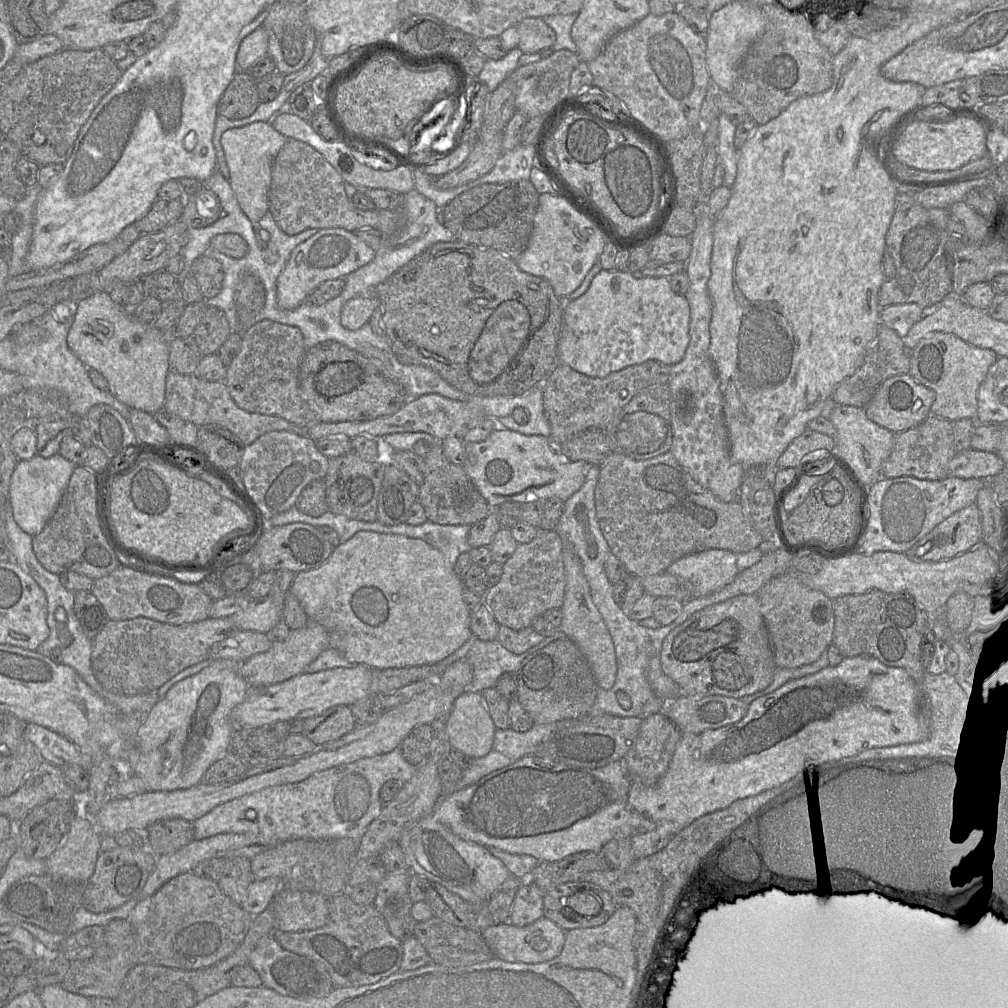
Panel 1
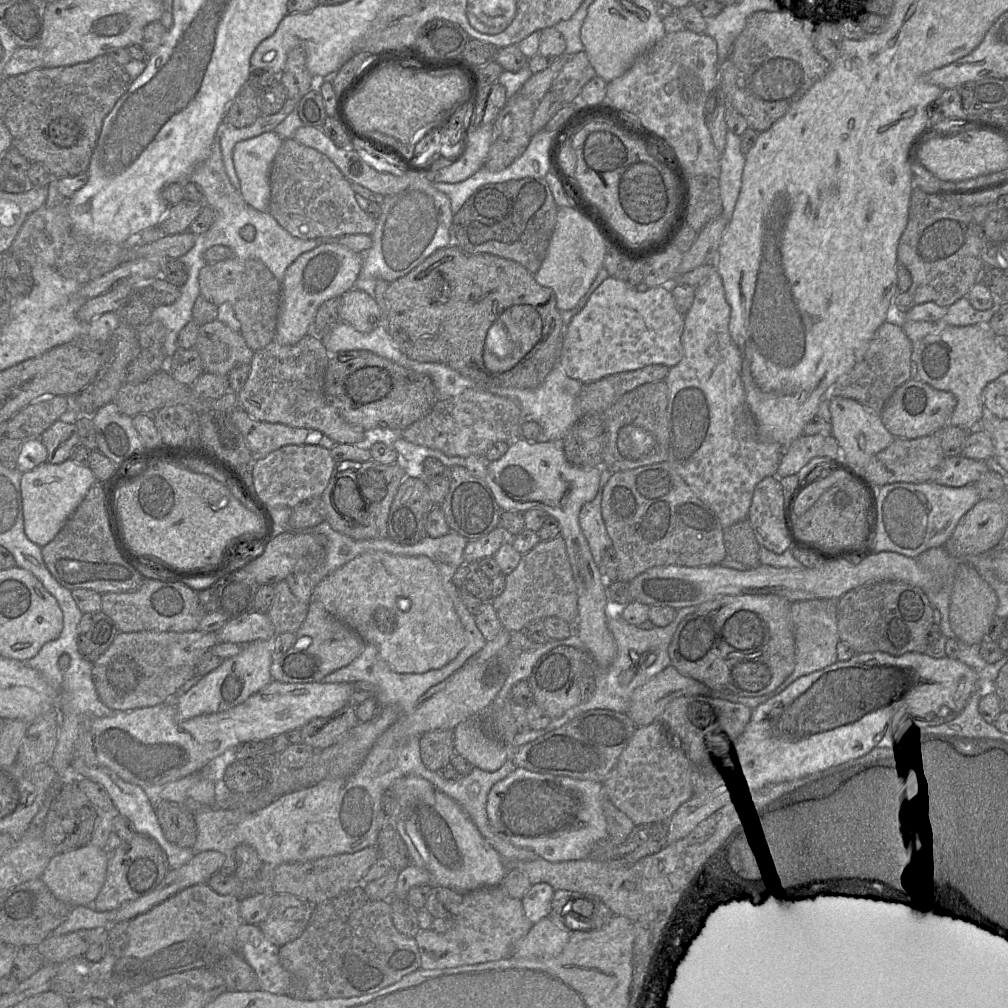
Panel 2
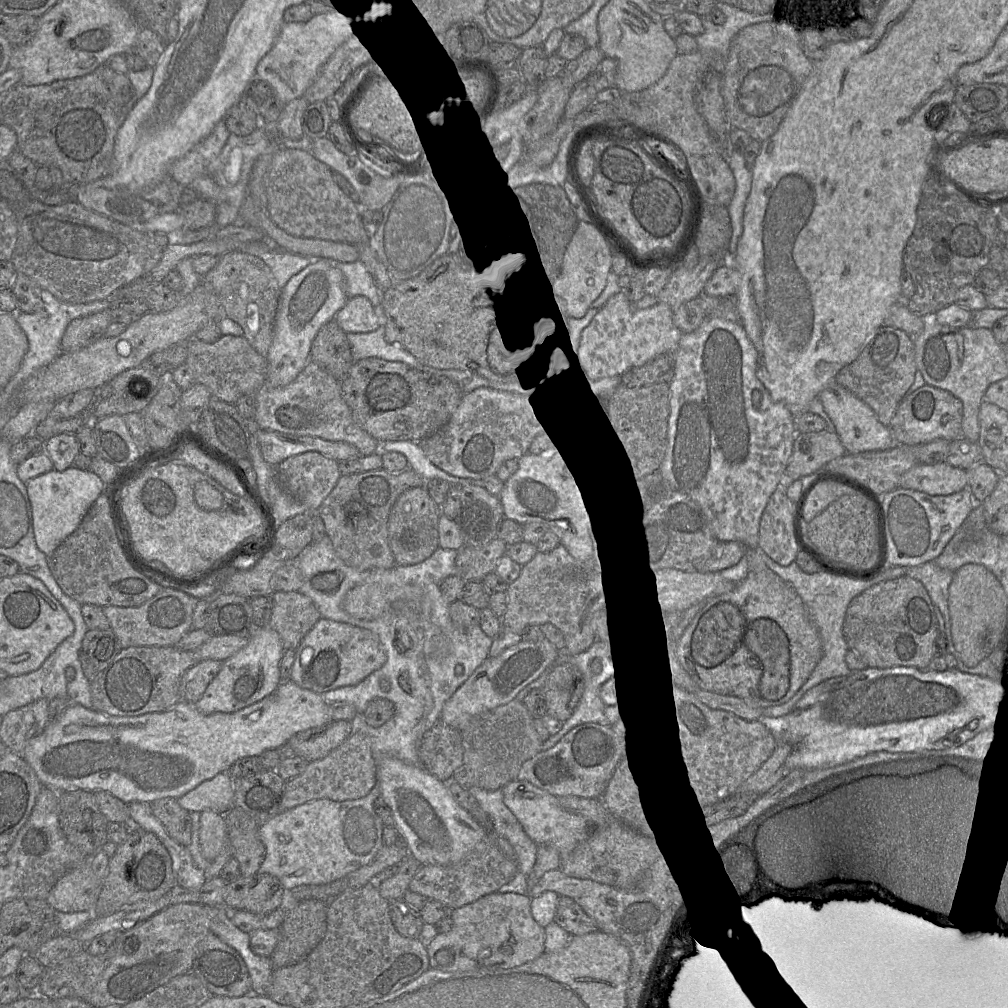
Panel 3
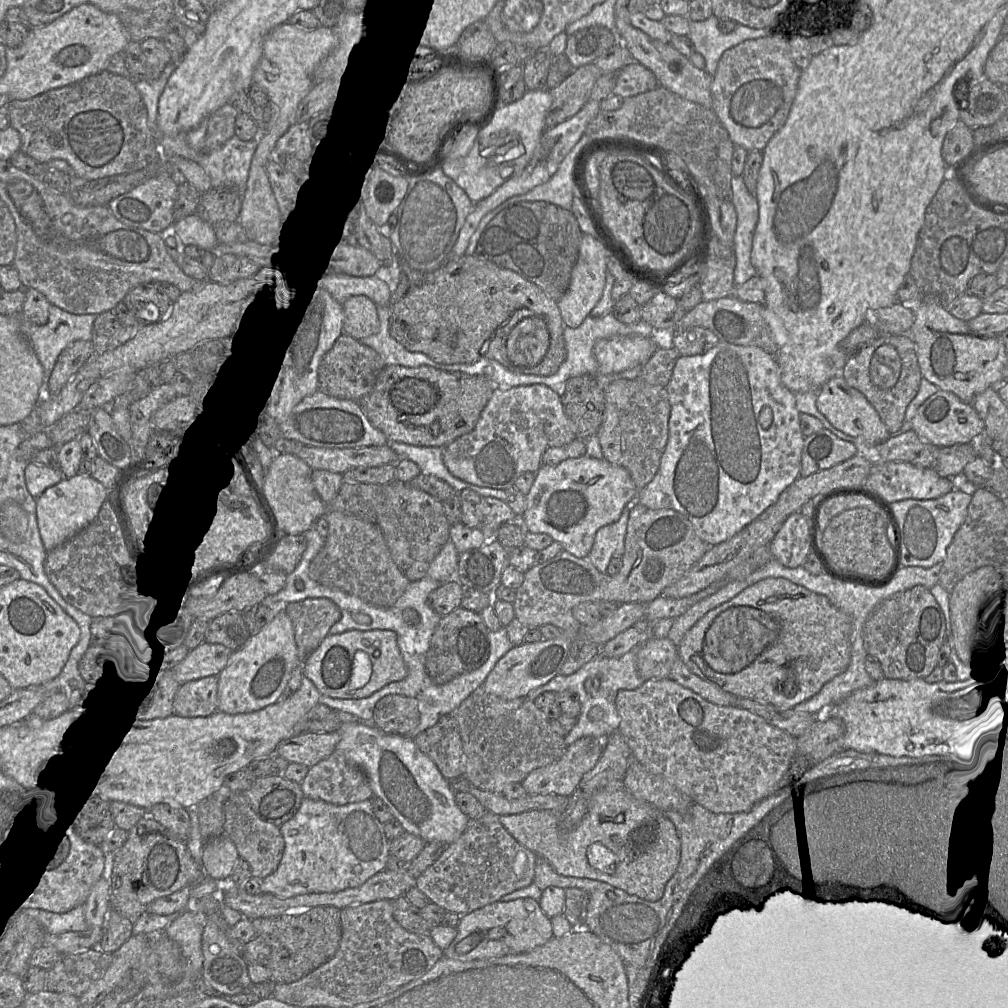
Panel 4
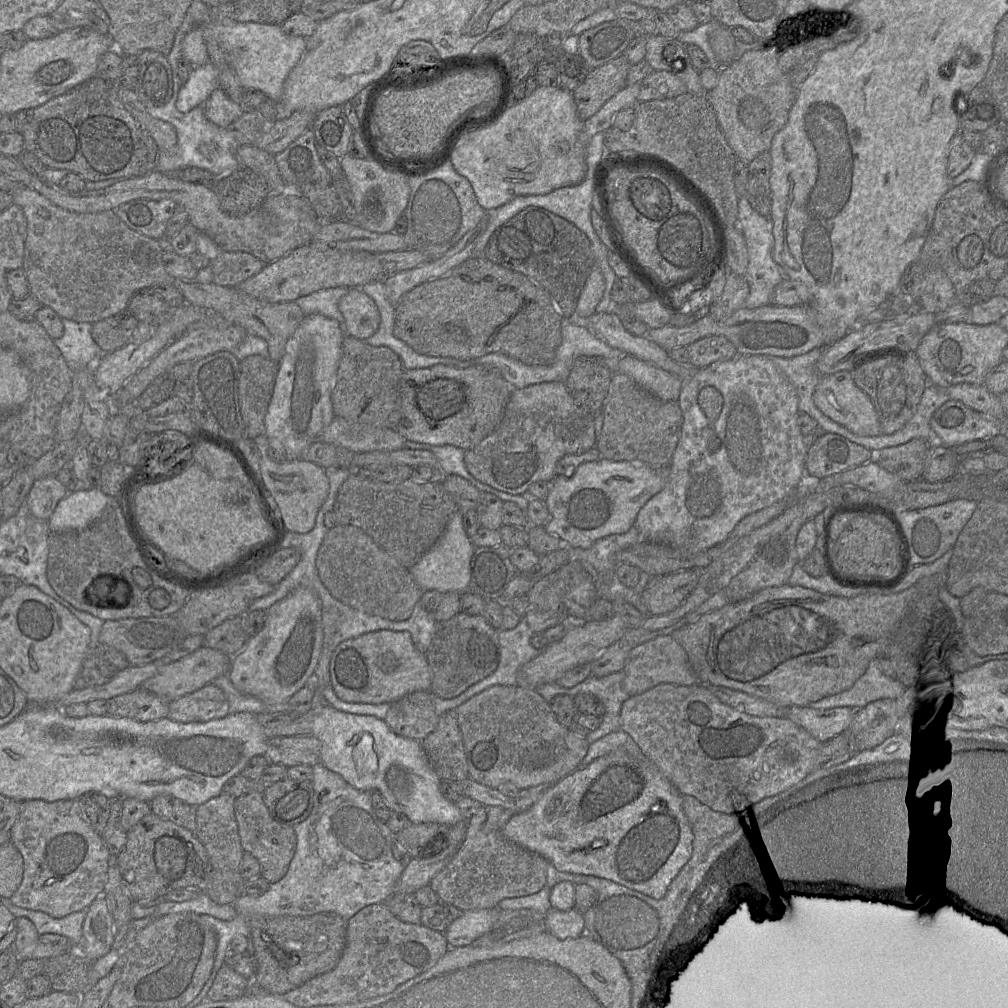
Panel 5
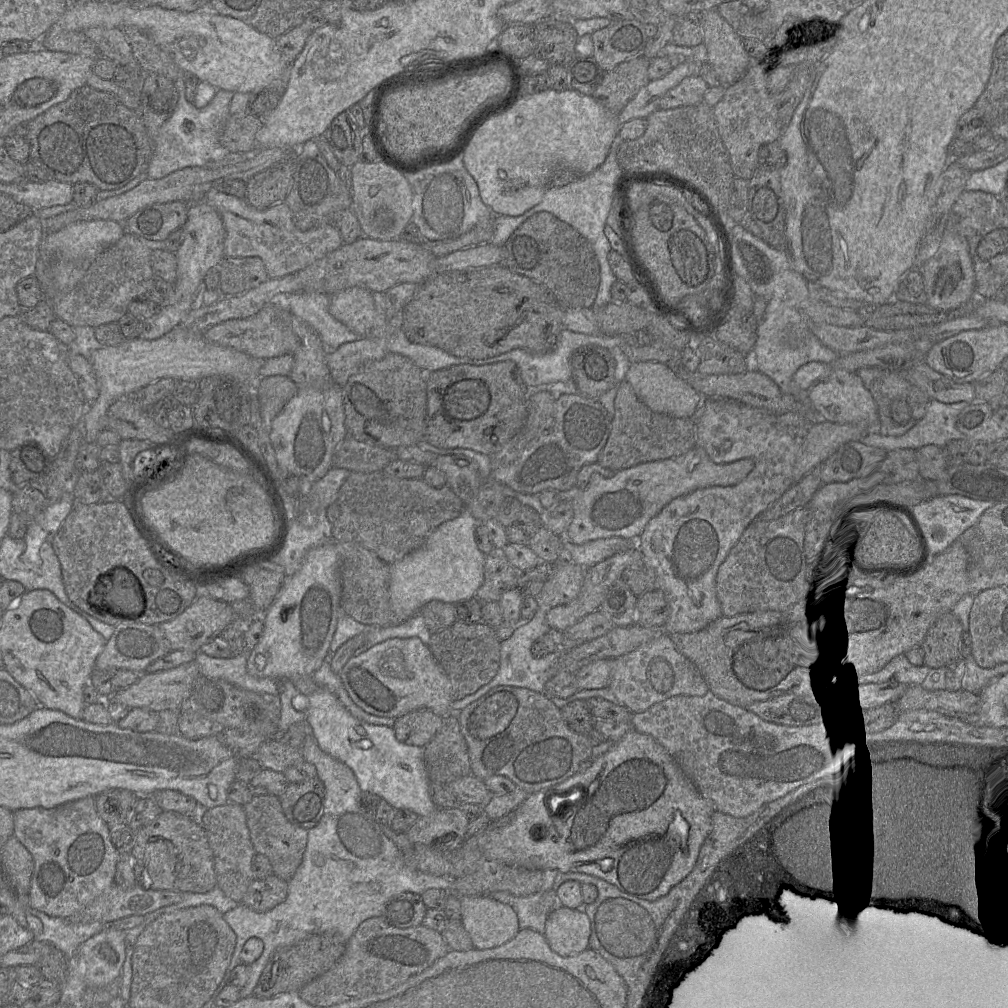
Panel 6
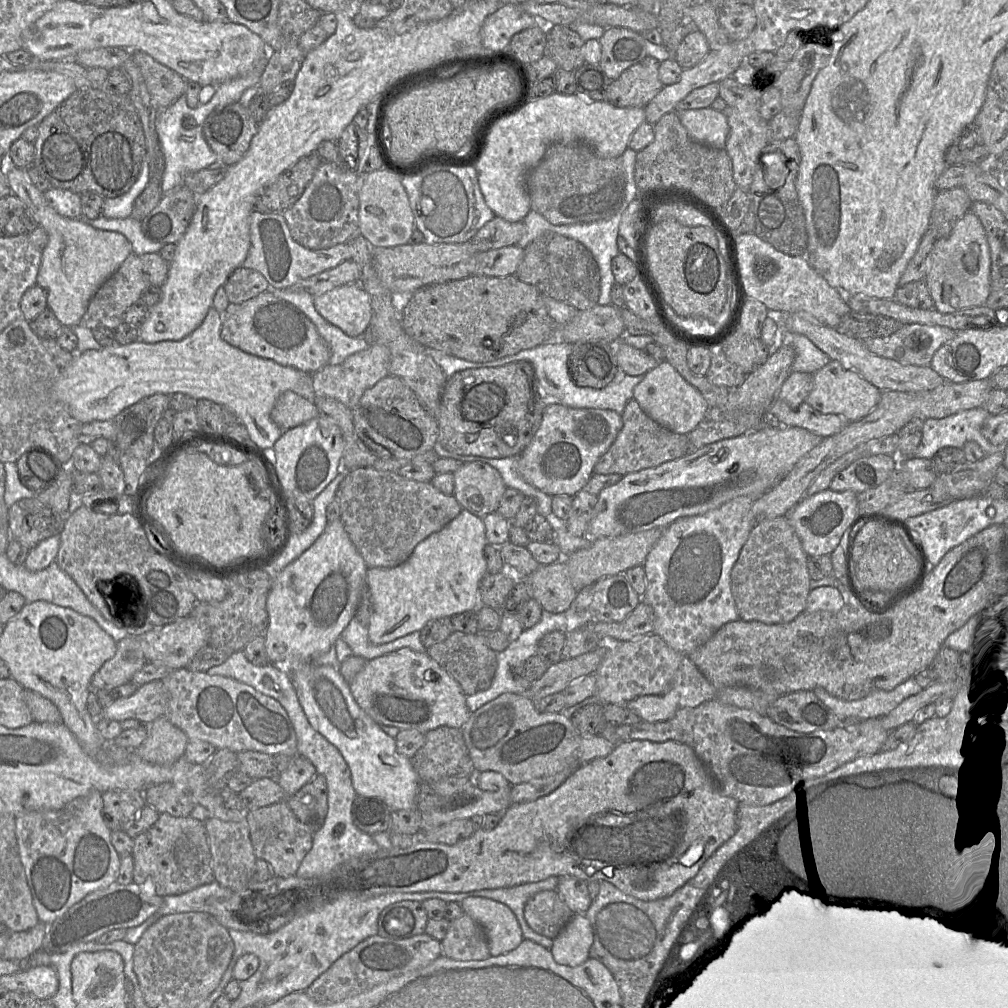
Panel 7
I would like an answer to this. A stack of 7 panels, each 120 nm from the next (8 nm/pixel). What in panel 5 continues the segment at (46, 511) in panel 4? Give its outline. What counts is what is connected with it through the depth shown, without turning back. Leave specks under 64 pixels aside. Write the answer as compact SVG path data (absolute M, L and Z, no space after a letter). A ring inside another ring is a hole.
M100 487L70 491L58 502L47 521L50 533L86 527L103 512L109 499Z

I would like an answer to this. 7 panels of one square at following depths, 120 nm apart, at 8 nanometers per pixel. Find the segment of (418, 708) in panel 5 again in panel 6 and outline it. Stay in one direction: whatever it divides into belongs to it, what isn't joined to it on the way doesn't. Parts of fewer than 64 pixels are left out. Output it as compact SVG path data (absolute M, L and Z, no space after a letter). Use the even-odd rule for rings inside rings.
M421 708L396 718L393 729L400 742L425 747L441 728L442 719L432 710Z

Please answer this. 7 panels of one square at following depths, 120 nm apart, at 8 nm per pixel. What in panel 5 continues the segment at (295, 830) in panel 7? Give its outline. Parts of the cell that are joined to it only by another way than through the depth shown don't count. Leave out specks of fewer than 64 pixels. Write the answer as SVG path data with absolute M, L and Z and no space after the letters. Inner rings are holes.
M261 790L235 798L234 811L244 852L253 855L259 861L263 878L270 884L278 882L287 873L296 851L297 836L294 828L282 825L272 818Z

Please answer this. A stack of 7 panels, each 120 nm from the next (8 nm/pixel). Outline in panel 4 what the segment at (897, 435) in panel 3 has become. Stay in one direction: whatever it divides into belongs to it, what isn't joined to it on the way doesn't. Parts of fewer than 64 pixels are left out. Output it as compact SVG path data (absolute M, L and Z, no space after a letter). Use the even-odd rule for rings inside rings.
M939 390L918 408L912 419L911 430L922 441L942 448L957 444L971 444L975 437L985 432L985 423L971 403L962 401L951 392Z

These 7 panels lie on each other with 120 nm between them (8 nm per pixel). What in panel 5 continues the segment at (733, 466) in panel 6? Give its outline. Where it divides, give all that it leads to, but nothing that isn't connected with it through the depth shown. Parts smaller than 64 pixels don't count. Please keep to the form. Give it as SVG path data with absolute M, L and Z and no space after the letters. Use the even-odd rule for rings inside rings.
M597 461L580 464L571 476L556 475L549 483L545 499L551 515L545 530L561 539L568 548L589 548L596 540L626 533L640 509L665 486L667 468L654 469L638 462Z

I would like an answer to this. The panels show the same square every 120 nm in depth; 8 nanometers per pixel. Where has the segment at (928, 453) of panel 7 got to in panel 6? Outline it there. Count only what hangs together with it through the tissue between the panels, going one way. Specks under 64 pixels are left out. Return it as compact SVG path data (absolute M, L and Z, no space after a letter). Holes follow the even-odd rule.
M929 399L923 418L905 434L898 437L887 438L881 436L879 433L873 432L865 435L860 439L859 442L868 447L874 448L882 455L915 452L918 449L928 445L934 445L942 448L949 442L965 439L964 435L957 429L956 422L960 412L969 404L970 403L967 402L946 404L934 399Z

